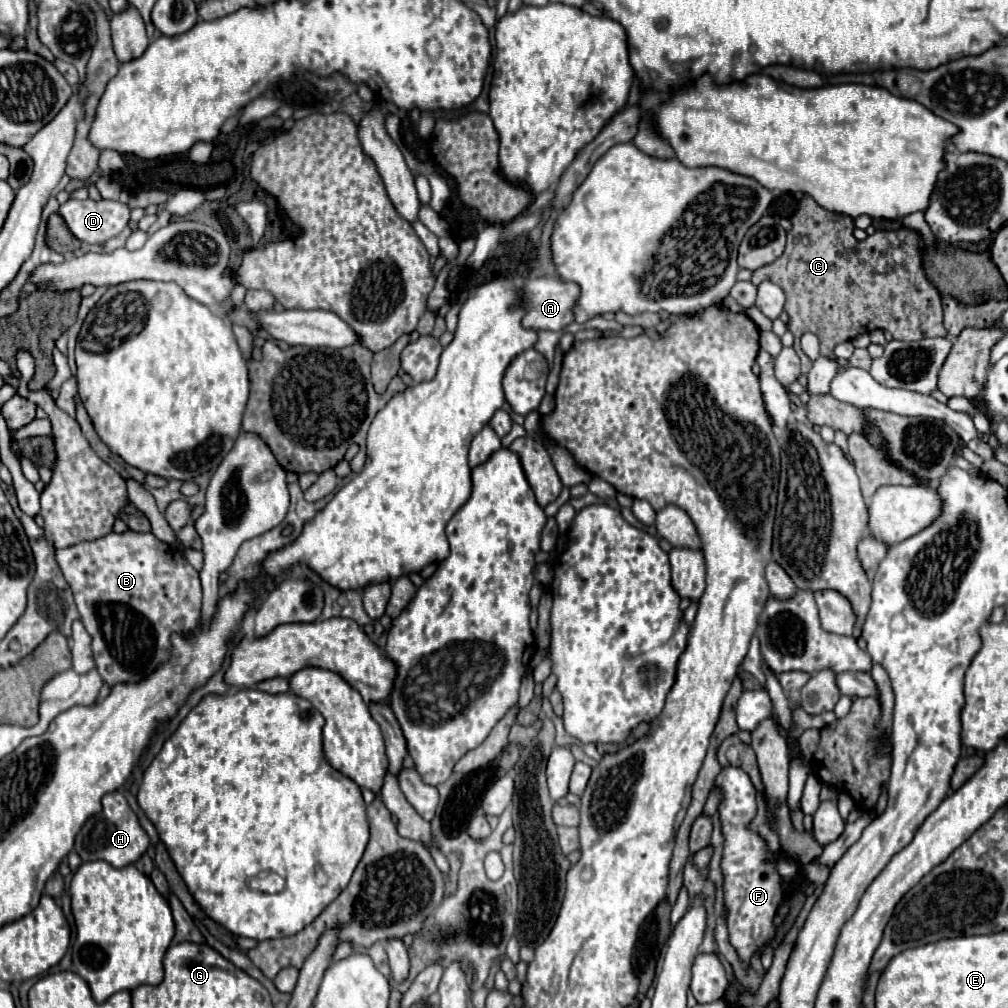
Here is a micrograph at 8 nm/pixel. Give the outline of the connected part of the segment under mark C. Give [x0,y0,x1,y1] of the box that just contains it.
[751,196,945,374]

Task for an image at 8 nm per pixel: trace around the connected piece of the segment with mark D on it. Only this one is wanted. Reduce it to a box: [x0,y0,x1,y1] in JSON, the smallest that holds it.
[59,199,131,244]

